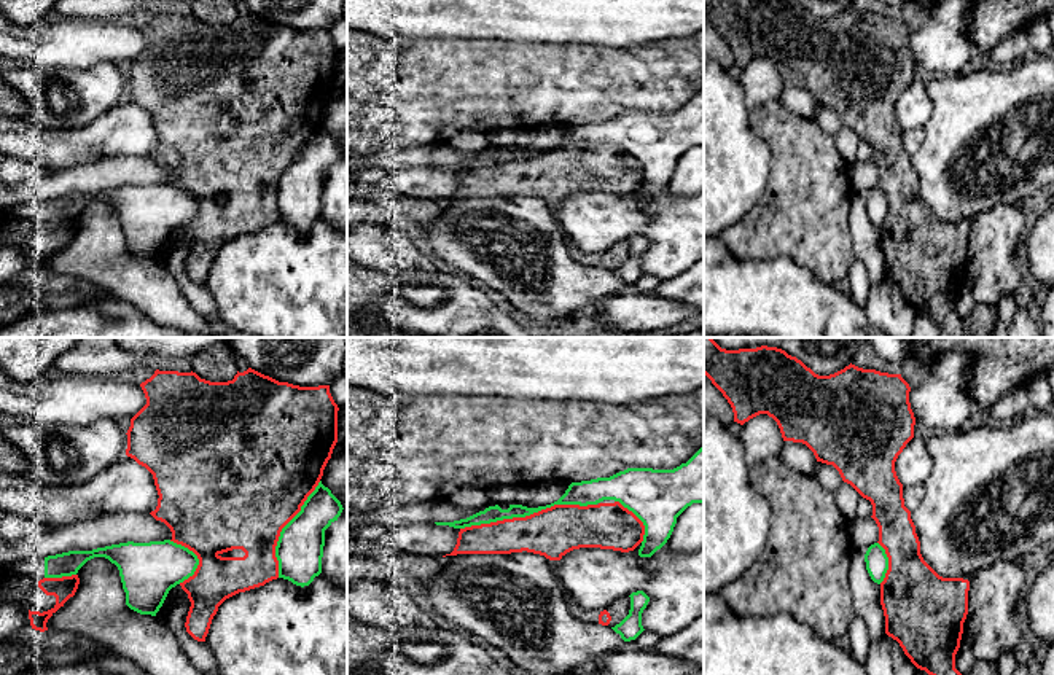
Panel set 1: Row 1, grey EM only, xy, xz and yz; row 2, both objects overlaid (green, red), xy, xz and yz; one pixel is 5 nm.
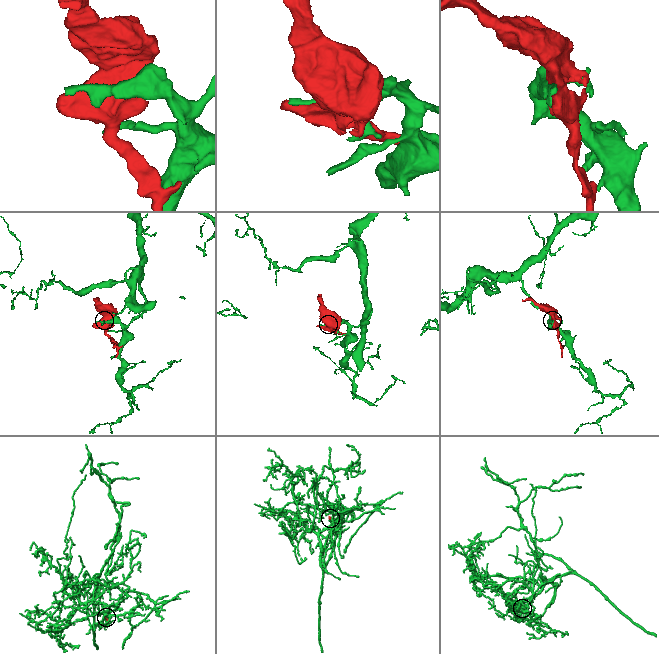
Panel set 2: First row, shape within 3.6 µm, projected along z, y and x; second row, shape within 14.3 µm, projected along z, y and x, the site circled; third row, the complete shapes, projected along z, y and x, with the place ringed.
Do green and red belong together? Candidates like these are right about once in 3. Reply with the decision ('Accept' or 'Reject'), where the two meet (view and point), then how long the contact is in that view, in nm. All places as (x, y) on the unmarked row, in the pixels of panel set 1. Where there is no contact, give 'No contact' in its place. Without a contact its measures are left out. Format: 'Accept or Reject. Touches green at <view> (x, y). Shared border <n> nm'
Reject. Touches green at xz (527, 158). Shared border 700 nm

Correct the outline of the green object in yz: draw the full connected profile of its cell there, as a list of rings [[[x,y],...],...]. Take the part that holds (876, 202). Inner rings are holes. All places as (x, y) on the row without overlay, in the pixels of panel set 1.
[[[879,186],[871,188],[865,197],[865,205],[871,223],[880,228],[888,213],[888,201],[885,193]]]

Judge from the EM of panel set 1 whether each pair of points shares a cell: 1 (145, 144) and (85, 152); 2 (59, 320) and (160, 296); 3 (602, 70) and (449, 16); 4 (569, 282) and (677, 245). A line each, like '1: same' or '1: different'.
1: same
2: different
3: different
4: different

